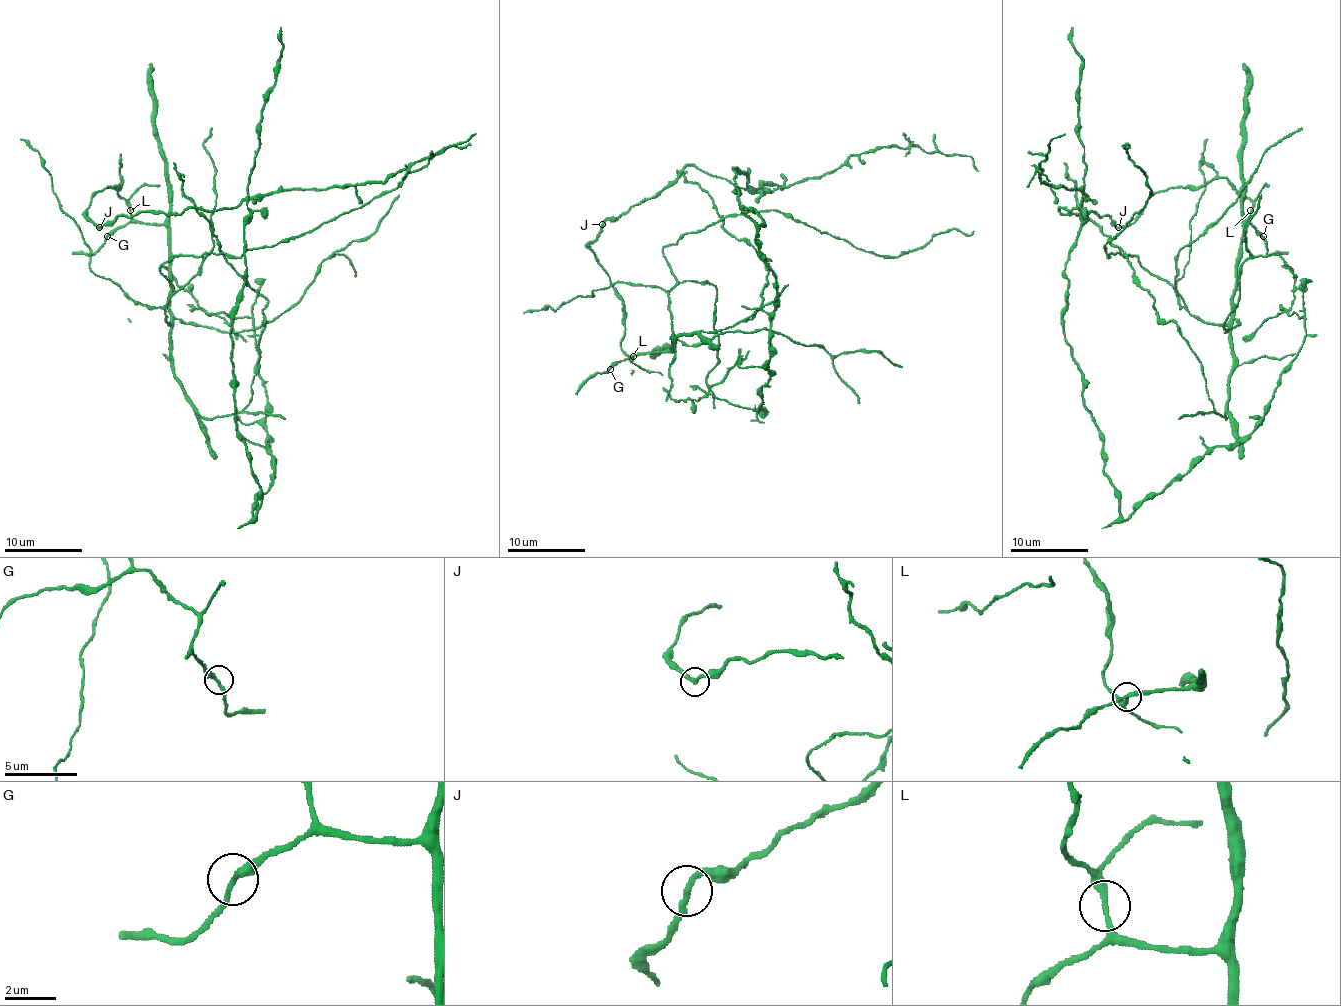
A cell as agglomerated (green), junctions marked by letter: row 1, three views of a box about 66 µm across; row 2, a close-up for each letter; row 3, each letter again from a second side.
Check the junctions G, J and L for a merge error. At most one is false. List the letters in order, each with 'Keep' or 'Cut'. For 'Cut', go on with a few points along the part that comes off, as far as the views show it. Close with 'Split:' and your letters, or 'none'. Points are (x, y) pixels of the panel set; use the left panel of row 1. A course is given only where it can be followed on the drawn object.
G: Keep
J: Cut. Course of the part to remove: (99, 228), (247, 203), (231, 364), (256, 520), (274, 457), (252, 319), (210, 315), (159, 267)
L: Keep
Split: J

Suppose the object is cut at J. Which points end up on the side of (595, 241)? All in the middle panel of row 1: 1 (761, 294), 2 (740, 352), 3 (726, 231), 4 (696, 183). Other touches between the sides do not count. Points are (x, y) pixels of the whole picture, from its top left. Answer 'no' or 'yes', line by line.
1: yes
2: no
3: yes
4: yes

